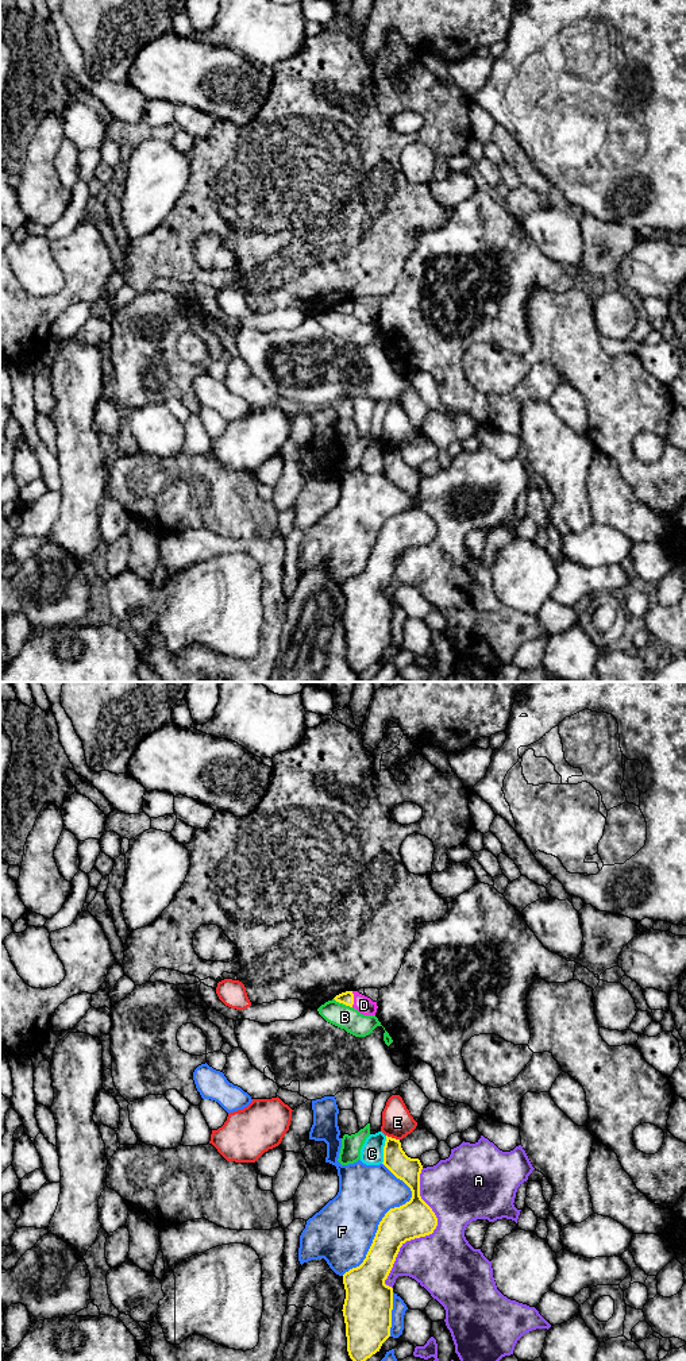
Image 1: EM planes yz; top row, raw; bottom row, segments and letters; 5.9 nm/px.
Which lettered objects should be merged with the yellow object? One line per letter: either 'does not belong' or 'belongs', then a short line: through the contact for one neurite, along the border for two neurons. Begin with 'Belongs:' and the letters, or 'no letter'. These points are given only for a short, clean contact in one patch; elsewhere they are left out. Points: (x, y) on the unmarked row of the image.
Belongs: no letter
A: does not belong
B: does not belong
C: does not belong
D: does not belong; line yz (351, 300), (353, 315)
E: does not belong
F: does not belong

